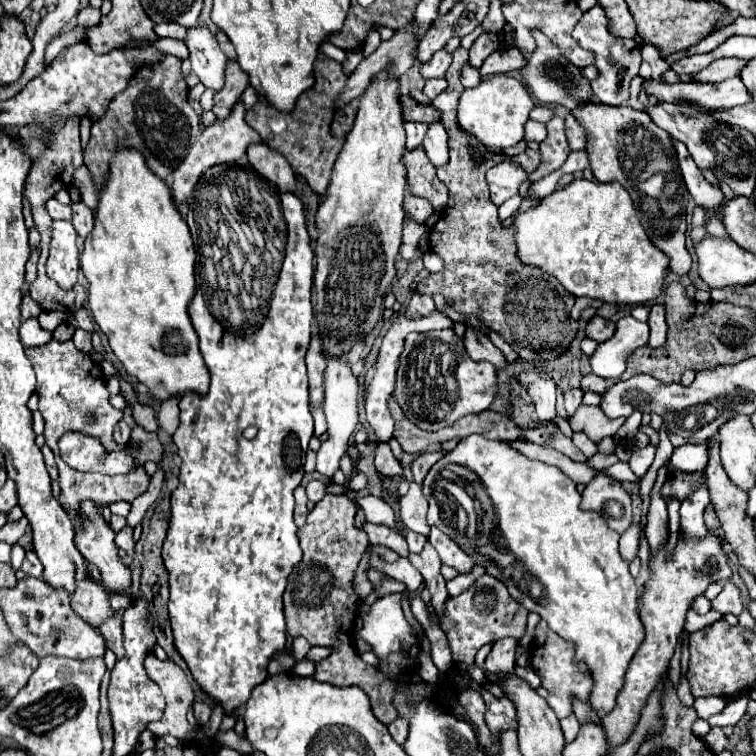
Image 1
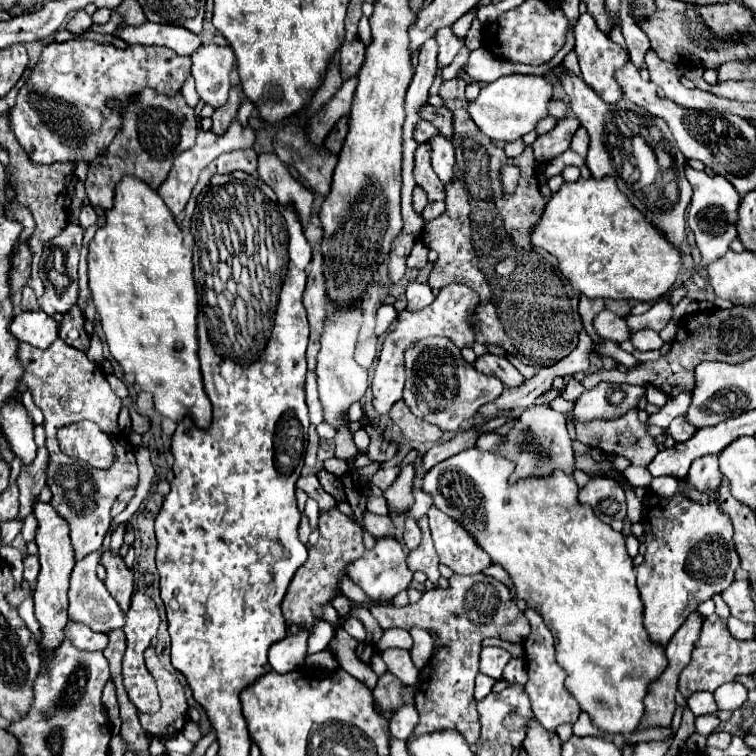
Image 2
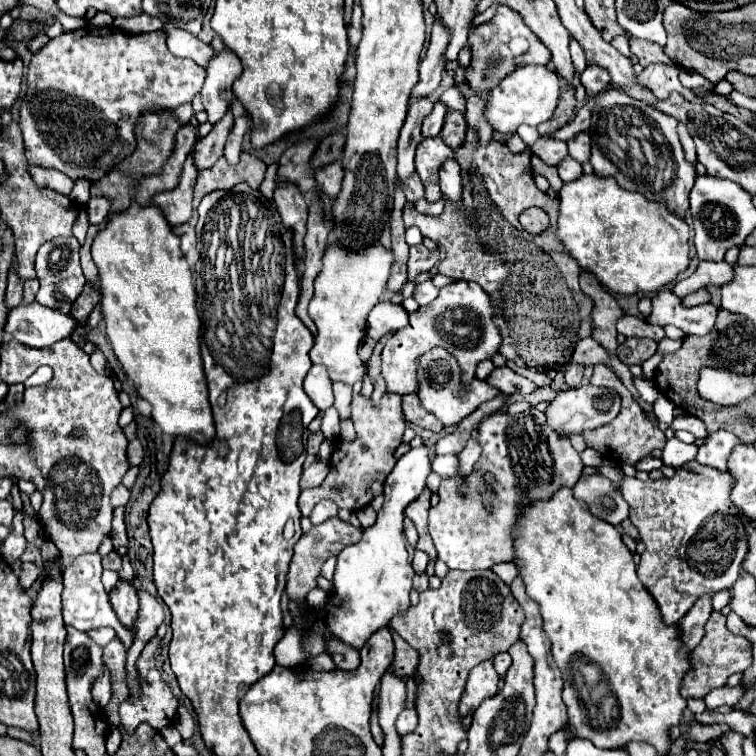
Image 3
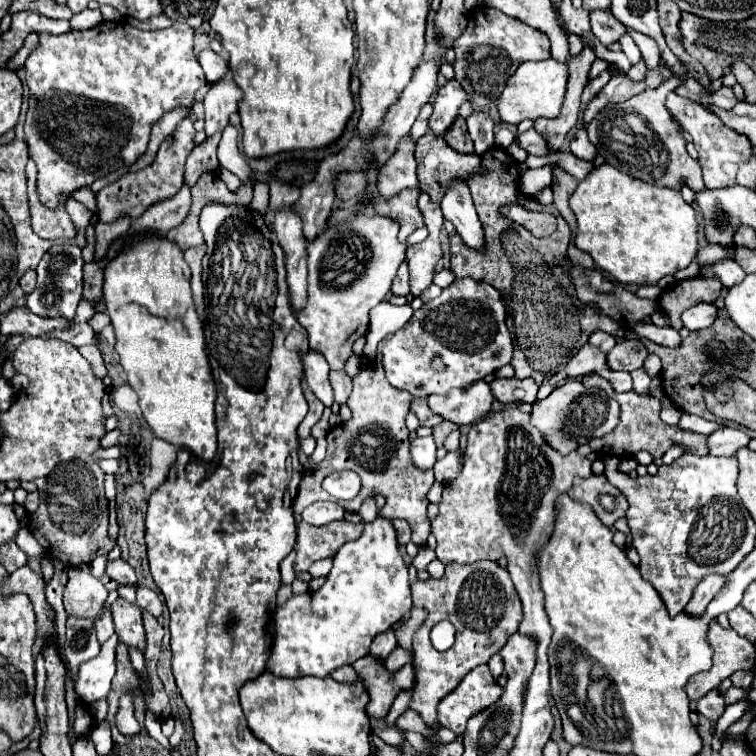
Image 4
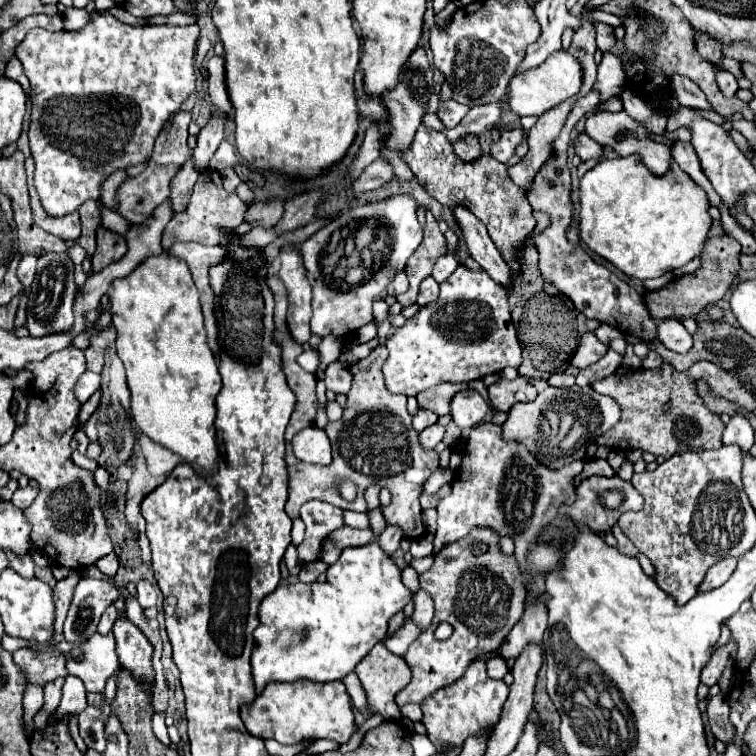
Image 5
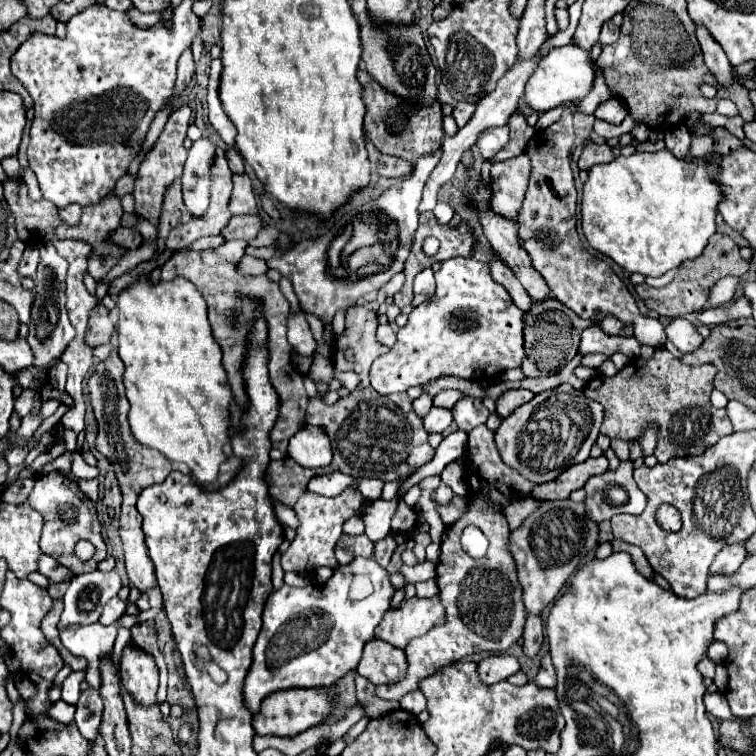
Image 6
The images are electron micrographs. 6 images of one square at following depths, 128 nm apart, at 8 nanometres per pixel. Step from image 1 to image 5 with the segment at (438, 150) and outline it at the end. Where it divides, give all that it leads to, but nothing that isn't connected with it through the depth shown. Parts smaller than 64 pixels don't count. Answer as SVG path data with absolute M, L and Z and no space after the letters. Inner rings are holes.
M452 206L452 212L458 222L458 228L464 234L470 256L488 272L488 276L492 276L494 282L508 286L510 268L504 262L504 258L500 256L496 244L492 244L492 238L488 236L488 230L484 228L484 224L472 212L468 212L468 208L464 208L464 206Z

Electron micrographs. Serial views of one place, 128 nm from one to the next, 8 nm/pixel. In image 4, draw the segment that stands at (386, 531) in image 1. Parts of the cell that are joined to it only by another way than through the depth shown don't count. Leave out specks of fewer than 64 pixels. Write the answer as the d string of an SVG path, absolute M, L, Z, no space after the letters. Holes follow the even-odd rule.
M372 498L366 500L366 502L360 506L358 516L360 516L364 522L372 522L372 520L376 520L376 516L378 516L378 508L376 508L376 504L374 504Z

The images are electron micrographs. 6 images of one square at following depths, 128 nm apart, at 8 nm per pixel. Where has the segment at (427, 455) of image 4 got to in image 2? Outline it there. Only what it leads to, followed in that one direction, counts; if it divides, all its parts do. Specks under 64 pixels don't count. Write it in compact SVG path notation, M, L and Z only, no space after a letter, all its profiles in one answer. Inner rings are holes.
M406 464L406 466L402 466L396 482L384 492L388 506L400 514L406 514L406 510L412 504L412 494L410 494L412 492L412 480L414 480L414 466ZM396 538L376 540L374 550L366 550L360 560L348 566L348 578L352 578L372 600L390 602L398 592L406 590L412 582L412 572L406 566L406 552ZM348 618L348 620L344 622L344 630L346 630L352 638L356 638L358 642L364 642L364 638L366 638L366 632L364 632L362 622L356 620L356 618Z

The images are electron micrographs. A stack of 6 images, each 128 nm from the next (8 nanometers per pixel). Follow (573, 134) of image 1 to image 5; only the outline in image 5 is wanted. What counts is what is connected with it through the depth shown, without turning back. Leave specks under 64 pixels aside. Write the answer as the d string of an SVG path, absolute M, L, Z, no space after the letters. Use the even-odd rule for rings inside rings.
M586 132L578 134L578 138L574 140L574 152L582 158L582 160L590 160L590 158L600 158L602 156L602 146L598 142L594 142Z

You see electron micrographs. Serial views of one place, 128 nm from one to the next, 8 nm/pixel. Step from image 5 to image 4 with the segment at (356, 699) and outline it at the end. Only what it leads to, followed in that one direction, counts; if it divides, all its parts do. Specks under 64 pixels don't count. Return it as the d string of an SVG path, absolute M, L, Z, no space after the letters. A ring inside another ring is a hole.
M344 666L344 668L336 668L336 672L332 672L332 678L336 678L338 682L354 682L358 678L358 674L354 672L352 666Z

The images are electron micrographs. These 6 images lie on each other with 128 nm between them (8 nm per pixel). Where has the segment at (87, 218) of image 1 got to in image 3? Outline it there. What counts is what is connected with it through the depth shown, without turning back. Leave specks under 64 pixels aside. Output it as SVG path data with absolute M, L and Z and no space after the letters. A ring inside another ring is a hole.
M90 198L90 202L86 204L90 224L102 224L108 210L110 210L110 202L106 198Z

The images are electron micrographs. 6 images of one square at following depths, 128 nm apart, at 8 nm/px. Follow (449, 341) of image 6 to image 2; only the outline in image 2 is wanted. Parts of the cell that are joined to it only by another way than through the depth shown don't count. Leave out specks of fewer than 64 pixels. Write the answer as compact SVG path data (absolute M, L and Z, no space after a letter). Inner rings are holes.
M450 284L444 286L440 290L440 294L436 296L436 300L420 310L420 312L400 312L396 326L392 332L388 332L380 356L378 356L378 364L374 370L374 378L372 378L372 406L376 410L378 416L386 416L392 408L394 402L398 402L402 398L402 388L404 388L404 350L410 348L416 340L422 340L426 336L446 336L450 338L458 348L464 346L472 346L474 342L474 330L472 330L472 310L478 304L478 296L476 292L472 292L468 286L462 284Z

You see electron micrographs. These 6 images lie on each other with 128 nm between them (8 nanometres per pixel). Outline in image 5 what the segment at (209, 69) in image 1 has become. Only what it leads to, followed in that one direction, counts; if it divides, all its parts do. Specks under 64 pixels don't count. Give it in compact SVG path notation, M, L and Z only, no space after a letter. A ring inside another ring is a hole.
M222 112L218 114L212 114L210 120L206 122L206 126L200 130L198 134L198 144L192 152L192 158L194 158L194 164L196 168L202 172L208 168L208 162L212 158L212 154L216 152L218 144L224 140L224 126L226 126L226 116Z

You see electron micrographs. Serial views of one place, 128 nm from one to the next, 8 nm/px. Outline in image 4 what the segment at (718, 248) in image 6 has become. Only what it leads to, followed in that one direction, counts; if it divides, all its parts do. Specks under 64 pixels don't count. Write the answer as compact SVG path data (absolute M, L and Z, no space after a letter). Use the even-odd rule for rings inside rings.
M690 278L674 282L668 290L664 290L658 298L662 312L670 318L670 324L680 330L680 314L700 302L716 302L722 292L722 284L718 280L704 280L704 278Z

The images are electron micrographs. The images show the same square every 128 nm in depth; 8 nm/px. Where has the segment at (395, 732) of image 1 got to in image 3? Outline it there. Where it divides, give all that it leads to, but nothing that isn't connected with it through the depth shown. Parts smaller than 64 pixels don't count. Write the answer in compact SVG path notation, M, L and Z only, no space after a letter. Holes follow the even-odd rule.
M406 708L400 712L398 720L396 720L396 730L400 736L406 736L408 732L412 732L416 728L416 710L414 708Z

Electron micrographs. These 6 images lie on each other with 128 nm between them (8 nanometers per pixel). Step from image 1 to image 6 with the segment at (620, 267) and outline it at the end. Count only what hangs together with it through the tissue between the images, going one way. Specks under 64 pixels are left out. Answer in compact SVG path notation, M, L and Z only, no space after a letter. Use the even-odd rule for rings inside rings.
M636 152L632 156L618 156L608 164L594 166L588 172L582 196L582 230L588 244L610 256L618 266L628 272L658 278L664 272L680 266L684 260L698 258L708 246L710 236L716 232L716 212L720 202L720 188L712 182L718 164L704 168L702 158L678 160L672 152Z

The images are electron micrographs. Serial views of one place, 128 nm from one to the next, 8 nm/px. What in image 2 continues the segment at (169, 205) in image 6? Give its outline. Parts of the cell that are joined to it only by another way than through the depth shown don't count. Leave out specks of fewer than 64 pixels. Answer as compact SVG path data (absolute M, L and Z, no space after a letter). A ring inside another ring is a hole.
M232 86L228 102L214 110L214 114L212 114L212 122L214 122L212 130L216 134L222 134L230 126L230 122L234 120L236 112L238 112L238 106L240 106L240 94L242 94L242 88L240 86Z

